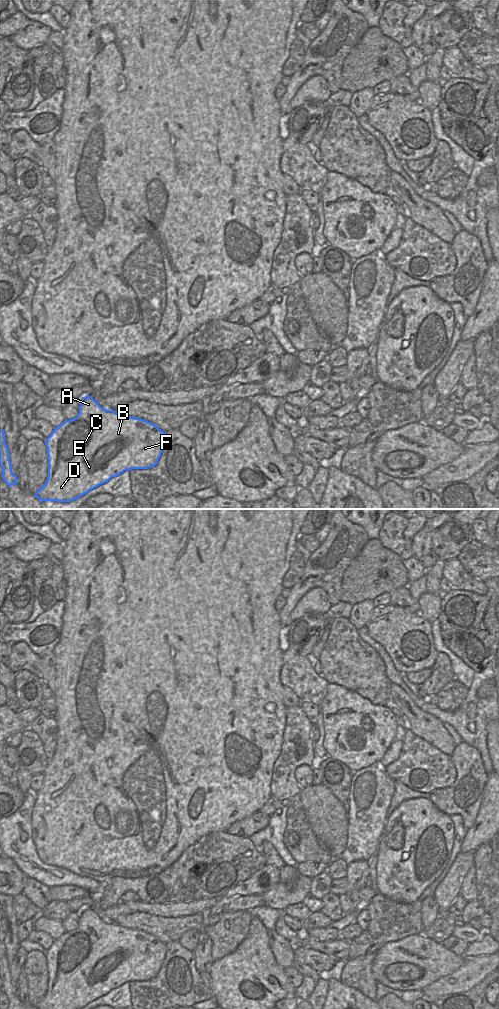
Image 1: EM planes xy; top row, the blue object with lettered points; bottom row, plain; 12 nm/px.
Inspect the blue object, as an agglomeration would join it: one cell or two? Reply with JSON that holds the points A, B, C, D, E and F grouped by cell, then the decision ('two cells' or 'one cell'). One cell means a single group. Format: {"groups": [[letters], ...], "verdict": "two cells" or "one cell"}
{"groups": [["A", "B", "C", "D", "E", "F"]], "verdict": "one cell"}

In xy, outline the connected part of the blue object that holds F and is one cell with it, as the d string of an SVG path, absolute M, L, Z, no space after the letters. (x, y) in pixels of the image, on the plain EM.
M92 908L79 914L78 927L54 940L45 952L48 989L35 1009L81 1009L126 982L155 978L161 968L167 945L156 937L106 922Z

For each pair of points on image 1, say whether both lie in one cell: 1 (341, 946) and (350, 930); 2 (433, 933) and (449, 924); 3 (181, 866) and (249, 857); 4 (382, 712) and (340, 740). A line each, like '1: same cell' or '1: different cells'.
1: different cells
2: same cell
3: same cell
4: same cell

